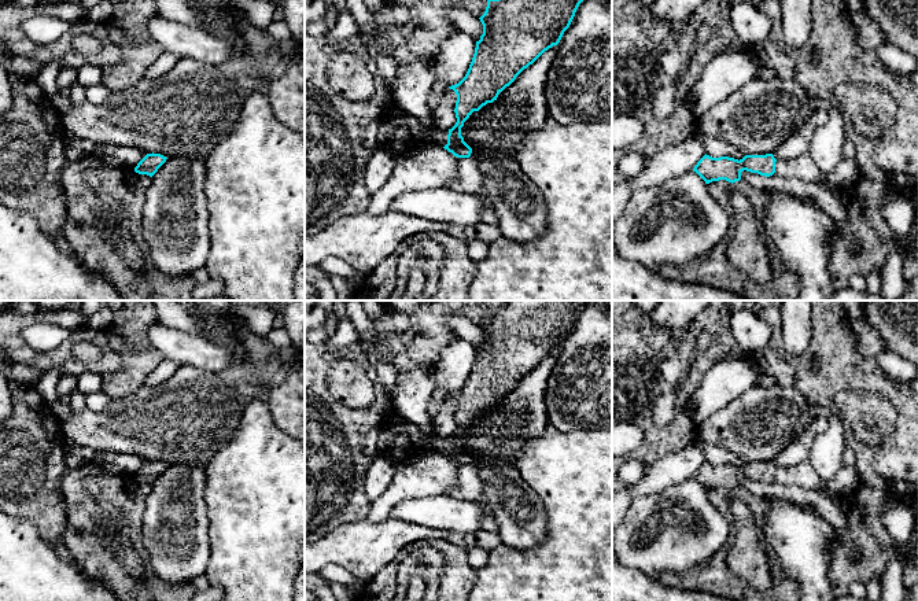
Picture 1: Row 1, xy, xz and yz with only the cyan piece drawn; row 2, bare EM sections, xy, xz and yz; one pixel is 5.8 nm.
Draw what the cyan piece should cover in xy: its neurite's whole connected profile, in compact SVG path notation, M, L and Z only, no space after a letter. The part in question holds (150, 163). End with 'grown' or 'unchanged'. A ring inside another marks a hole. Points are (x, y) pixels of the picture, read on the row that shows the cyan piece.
M147 154L134 167L134 172L139 174L147 174L152 177L158 169L166 162L166 156L161 154Z; unchanged

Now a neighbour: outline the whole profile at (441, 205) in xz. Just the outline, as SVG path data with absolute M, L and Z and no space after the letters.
M447 188L405 191L388 206L390 210L427 221L471 226L479 222L480 213L489 209L478 193L460 193Z

